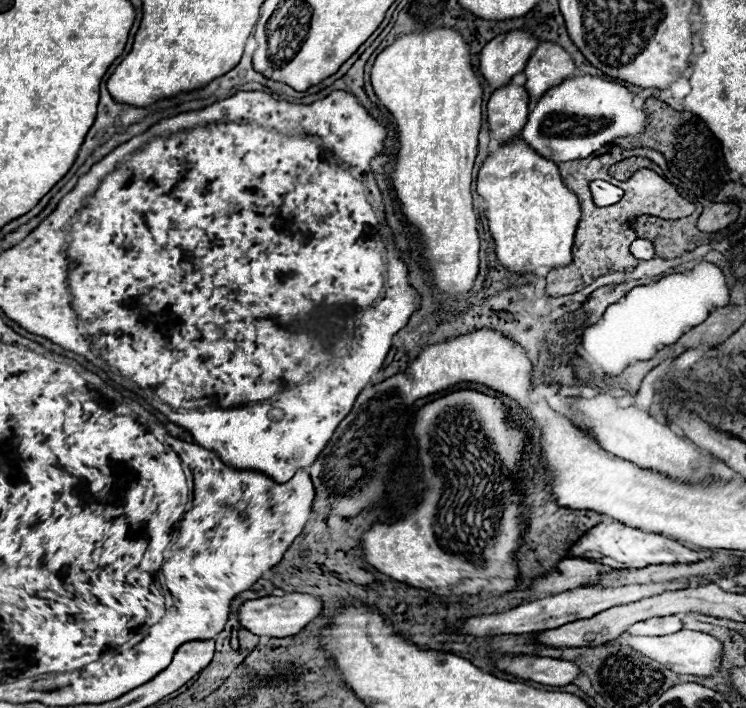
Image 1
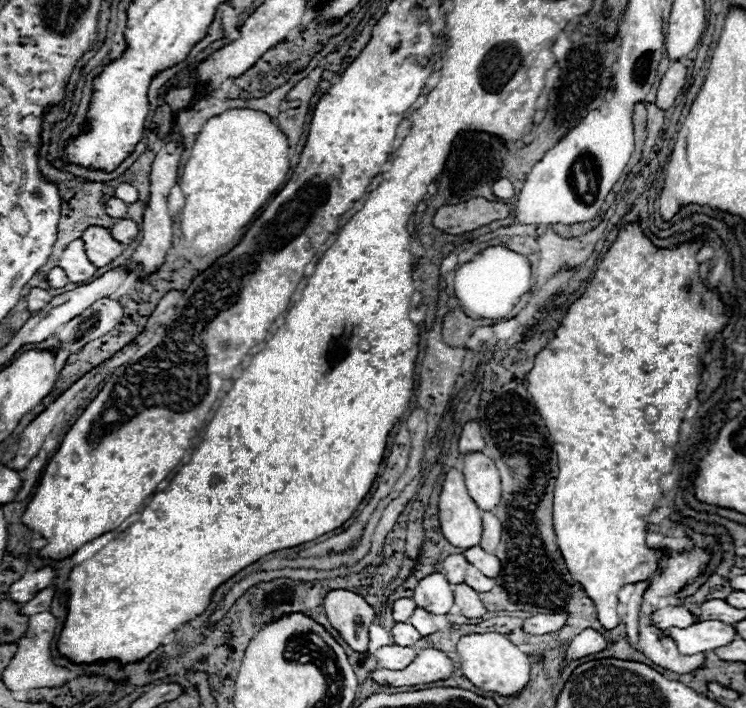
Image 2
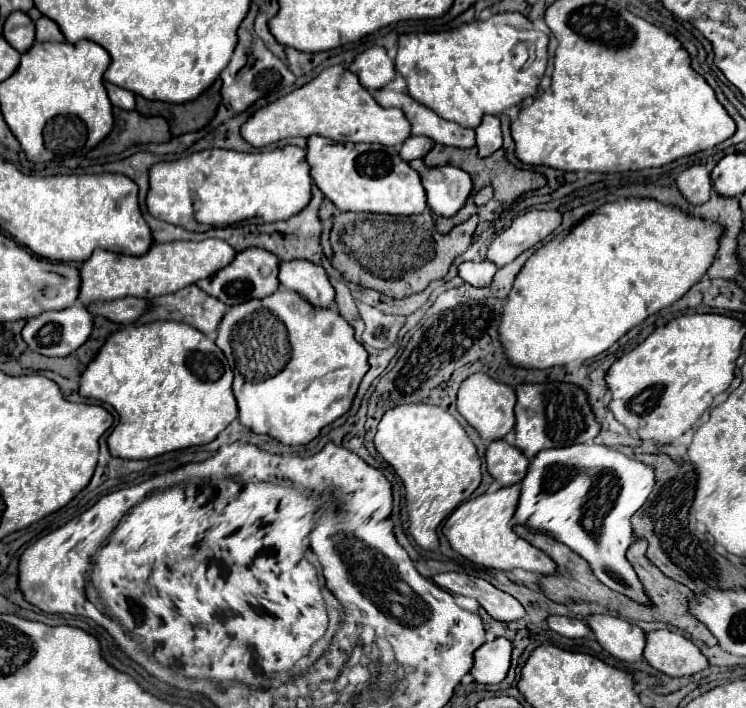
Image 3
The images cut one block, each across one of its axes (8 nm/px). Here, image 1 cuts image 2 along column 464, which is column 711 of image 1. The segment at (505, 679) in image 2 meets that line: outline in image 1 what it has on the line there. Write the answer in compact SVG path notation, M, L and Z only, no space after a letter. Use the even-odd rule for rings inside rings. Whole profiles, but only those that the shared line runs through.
M680 630L670 636L620 636L612 640L612 644L628 644L634 650L642 652L644 656L658 660L660 664L668 666L676 674L690 674L690 676L716 676L720 672L722 662L722 644L708 634L694 632L694 630Z

